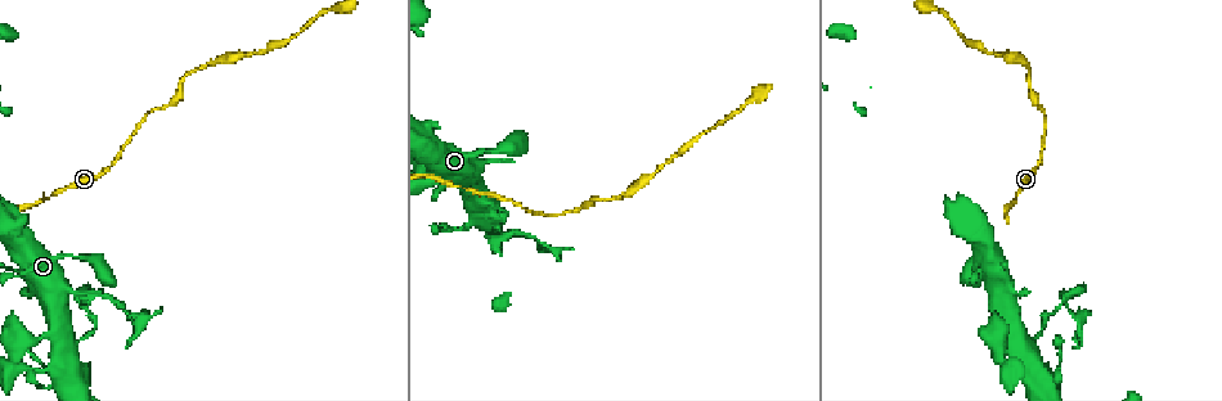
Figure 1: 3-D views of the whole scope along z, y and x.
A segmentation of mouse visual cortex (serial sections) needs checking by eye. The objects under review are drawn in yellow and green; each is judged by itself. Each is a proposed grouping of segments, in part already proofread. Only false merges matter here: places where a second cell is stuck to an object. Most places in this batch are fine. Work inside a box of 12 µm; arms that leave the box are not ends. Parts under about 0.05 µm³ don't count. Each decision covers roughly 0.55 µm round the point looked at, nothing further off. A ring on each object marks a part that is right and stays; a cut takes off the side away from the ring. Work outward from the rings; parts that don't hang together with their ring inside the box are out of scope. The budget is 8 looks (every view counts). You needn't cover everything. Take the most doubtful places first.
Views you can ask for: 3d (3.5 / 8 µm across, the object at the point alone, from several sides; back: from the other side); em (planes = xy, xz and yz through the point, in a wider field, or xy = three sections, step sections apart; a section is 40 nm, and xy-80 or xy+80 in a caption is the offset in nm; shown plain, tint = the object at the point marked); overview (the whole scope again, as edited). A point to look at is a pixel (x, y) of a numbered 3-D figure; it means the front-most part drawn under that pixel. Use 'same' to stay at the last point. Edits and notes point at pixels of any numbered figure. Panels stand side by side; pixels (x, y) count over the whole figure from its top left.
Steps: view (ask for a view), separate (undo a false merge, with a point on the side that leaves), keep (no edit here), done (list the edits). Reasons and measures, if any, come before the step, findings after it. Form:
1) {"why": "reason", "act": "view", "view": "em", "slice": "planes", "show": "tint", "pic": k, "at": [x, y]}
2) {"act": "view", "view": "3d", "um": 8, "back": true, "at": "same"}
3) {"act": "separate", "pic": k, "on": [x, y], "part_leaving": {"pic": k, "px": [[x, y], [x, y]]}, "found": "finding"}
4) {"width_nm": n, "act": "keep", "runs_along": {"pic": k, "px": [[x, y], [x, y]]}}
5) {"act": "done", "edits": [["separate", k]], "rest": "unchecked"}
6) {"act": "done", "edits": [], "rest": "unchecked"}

{"why": "a narrow waist", "act": "view", "view": "3d", "um": 3.5, "pic": 1, "at": [1015, 195]}

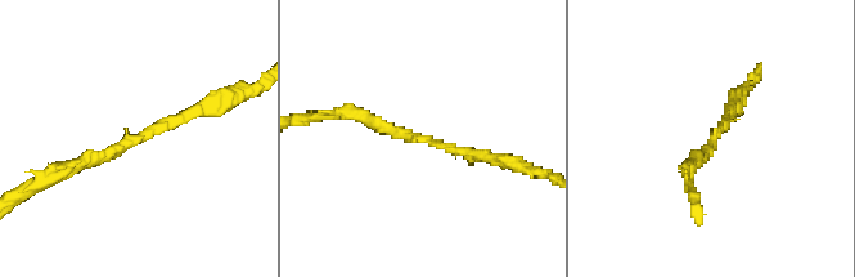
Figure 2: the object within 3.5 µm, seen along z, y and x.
{"why": "shape alone is not enough", "act": "view", "view": "em", "slice": "xy", "step": 3, "show": "tint", "pic": 2, "at": [428, 139]}

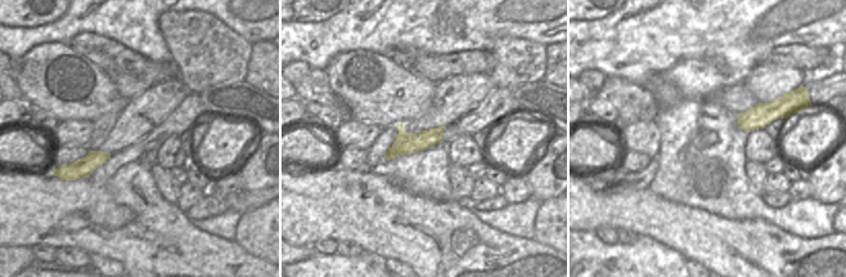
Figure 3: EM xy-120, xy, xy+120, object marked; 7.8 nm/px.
{"act": "keep", "runs_along": {"pic": 2, "px": [[208, 105], [67, 168]]}, "found": "one cell here"}

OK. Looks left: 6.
{"why": "a narrow waist", "act": "view", "view": "3d", "um": 3.5, "pic": 1, "at": [53, 335]}

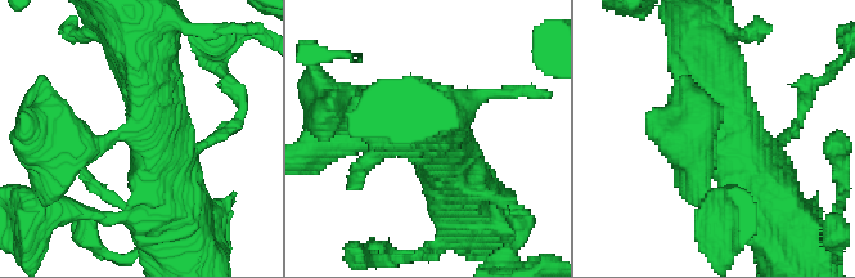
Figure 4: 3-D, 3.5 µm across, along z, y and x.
{"why": "shape alone is not enough", "act": "view", "view": "em", "slice": "xy", "step": 3, "show": "tint", "pic": 4, "at": [139, 133]}

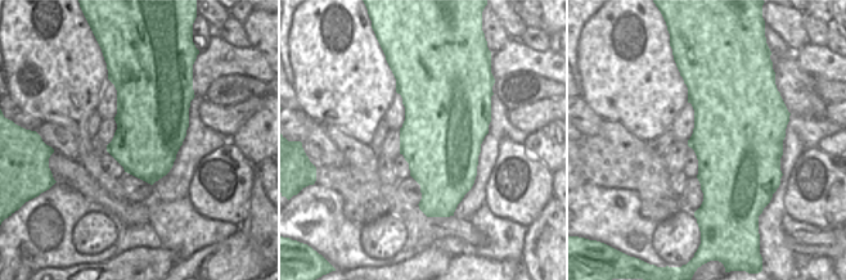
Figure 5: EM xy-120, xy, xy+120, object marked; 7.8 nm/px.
{"act": "keep", "runs_along": {"pic": 4, "px": [[702, 37], [765, 192]]}, "found": "all the same cell"}

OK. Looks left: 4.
{"why": "abrupt turn", "act": "view", "view": "3d", "um": 3.5, "pic": 1, "at": [87, 300]}

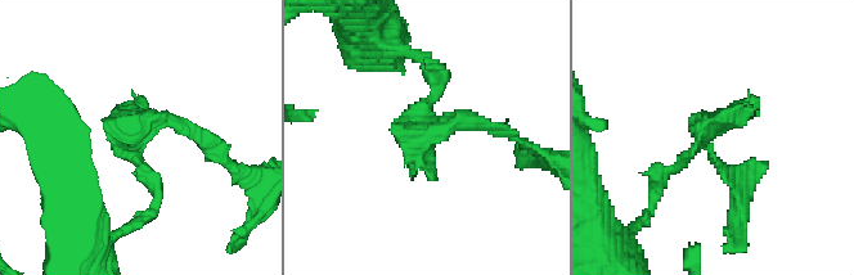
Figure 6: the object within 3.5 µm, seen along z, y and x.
{"why": "shape alone is not enough", "act": "view", "view": "em", "slice": "xy", "step": 1, "show": "tint", "pic": 6, "at": [141, 135]}

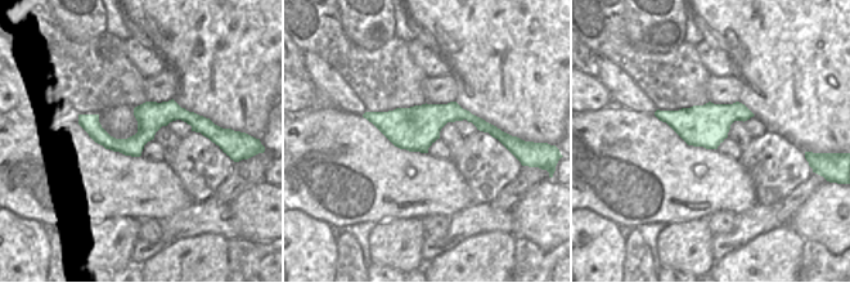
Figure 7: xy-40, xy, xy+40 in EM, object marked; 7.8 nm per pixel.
{"act": "view", "view": "em", "slice": "planes", "show": "tint", "at": "same"}

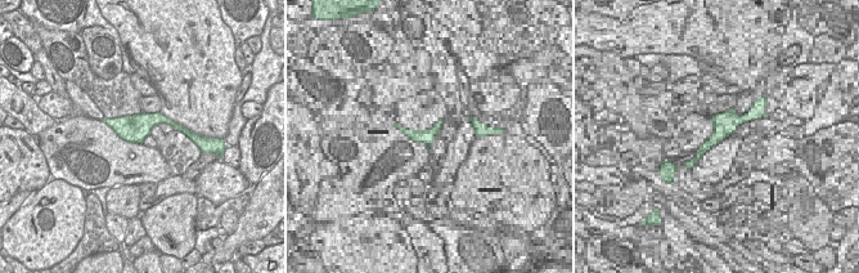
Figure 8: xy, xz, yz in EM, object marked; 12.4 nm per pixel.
{"act": "separate", "pic": 6, "on": [210, 140], "part_leaving": {"pic": 6, "px": [[163, 118], [211, 141], [255, 189]]}, "found": "two cells meet here"}

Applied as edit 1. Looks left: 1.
{"act": "done", "edits": [["separate", 6]], "rest": "unchecked"}

